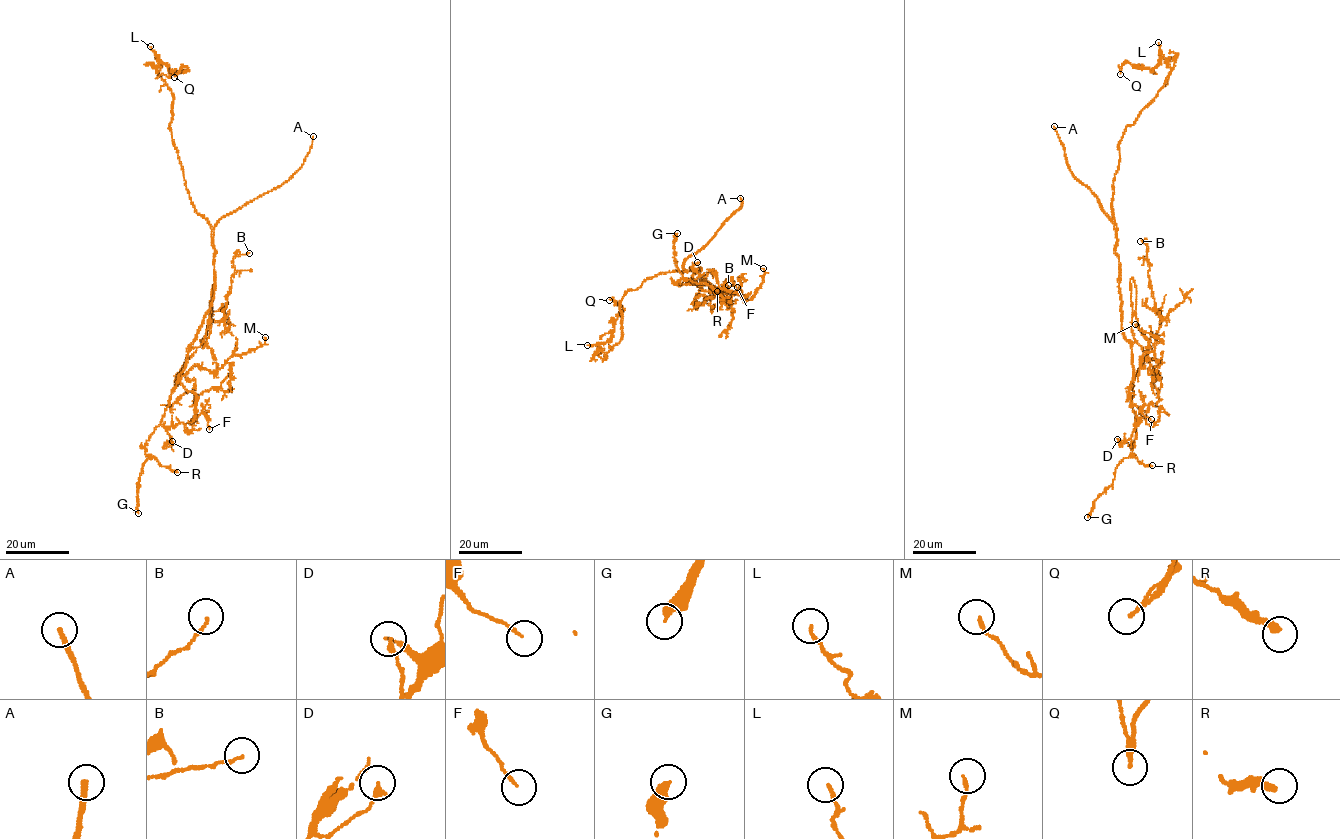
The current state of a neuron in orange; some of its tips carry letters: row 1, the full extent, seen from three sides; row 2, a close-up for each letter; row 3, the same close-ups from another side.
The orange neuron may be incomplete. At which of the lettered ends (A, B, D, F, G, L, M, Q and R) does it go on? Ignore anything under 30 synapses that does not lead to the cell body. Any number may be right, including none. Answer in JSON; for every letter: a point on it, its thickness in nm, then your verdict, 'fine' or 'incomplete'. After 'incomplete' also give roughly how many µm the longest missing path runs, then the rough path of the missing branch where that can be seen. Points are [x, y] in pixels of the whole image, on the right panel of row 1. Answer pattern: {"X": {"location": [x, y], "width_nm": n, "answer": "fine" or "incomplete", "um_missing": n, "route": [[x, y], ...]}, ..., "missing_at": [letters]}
{"A": {"location": [1054, 126], "width_nm": 220, "answer": "incomplete", "um_missing": 6, "route": [[1054, 126], [1047, 113]]}, "B": {"location": [1140, 241], "width_nm": 110, "answer": "fine"}, "D": {"location": [1117, 439], "width_nm": 200, "answer": "fine"}, "F": {"location": [1151, 419], "width_nm": 120, "answer": "fine"}, "G": {"location": [1087, 517], "width_nm": 400, "answer": "fine"}, "L": {"location": [1158, 42], "width_nm": 130, "answer": "fine"}, "M": {"location": [1135, 324], "width_nm": 150, "answer": "fine"}, "Q": {"location": [1120, 74], "width_nm": 150, "answer": "fine"}, "R": {"location": [1152, 465], "width_nm": 300, "answer": "fine"}, "missing_at": ["A"]}

